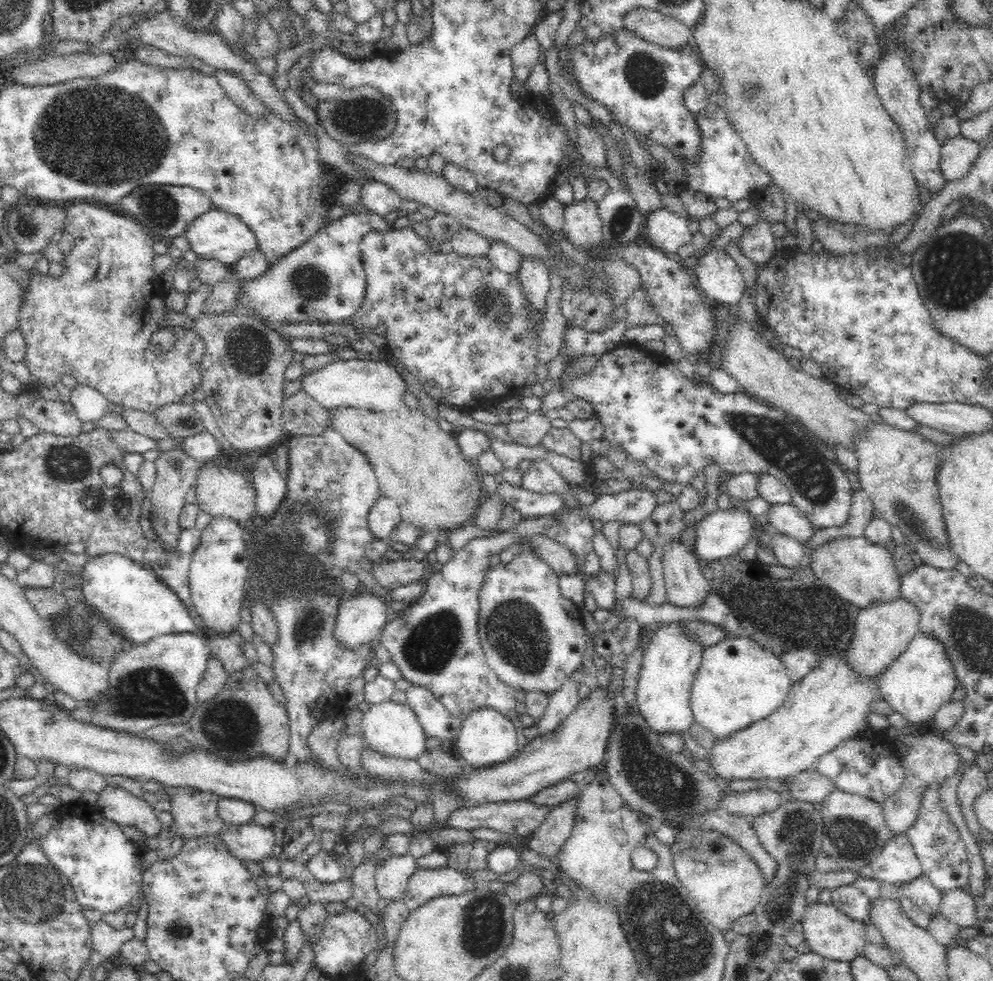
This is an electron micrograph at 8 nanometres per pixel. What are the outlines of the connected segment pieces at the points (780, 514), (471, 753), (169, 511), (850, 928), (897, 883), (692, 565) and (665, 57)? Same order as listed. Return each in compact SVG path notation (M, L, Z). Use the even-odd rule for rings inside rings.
M790 503L771 506L766 514L772 530L787 534L802 547L812 540L816 532L816 527L808 517Z
M478 709L461 720L456 736L456 756L462 758L470 768L486 770L503 765L518 754L516 729L519 725L492 709Z
M181 448L161 452L157 462L157 480L152 492L151 509L149 519L151 520L151 529L156 534L157 545L162 549L165 556L179 552L180 534L183 532L180 526L180 514L184 504L185 496L192 486L196 486L202 465L192 460Z
M817 901L807 904L806 914L801 920L804 925L805 940L811 952L835 962L851 962L862 957L868 944L862 921L848 918L836 910L832 903L819 903Z
M898 835L884 846L875 861L854 871L854 875L869 875L879 882L892 884L900 891L923 877L923 869L907 836Z
M680 539L666 544L662 564L665 603L680 611L700 611L710 596L709 582Z
M622 26L599 37L586 35L578 44L566 41L558 51L556 66L584 100L602 106L623 133L636 138L640 148L660 146L687 166L702 160L701 126L682 99L706 67L692 42L679 47L655 45Z

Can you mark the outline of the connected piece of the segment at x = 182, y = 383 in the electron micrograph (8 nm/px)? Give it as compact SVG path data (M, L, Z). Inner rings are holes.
M93 202L76 203L64 209L63 224L64 228L68 229L74 235L74 246L71 246L67 251L62 252L62 274L58 278L46 275L41 275L37 270L29 271L29 281L23 306L20 307L18 313L18 324L25 335L28 351L24 358L23 364L33 374L33 379L44 381L46 386L54 384L53 387L59 387L59 377L63 375L70 376L76 386L85 385L91 386L100 393L102 399L106 403L121 406L123 409L142 410L143 412L153 414L164 404L174 404L181 402L186 396L193 395L196 390L200 390L203 384L203 359L206 351L204 338L197 332L195 326L184 326L184 322L174 324L172 318L172 310L166 307L166 293L161 283L159 282L158 272L154 270L154 256L156 254L152 250L154 240L150 232L136 218L127 218L127 216L115 214L105 206L94 204ZM161 331L170 331L172 333L172 344L164 353L156 353L151 350L151 339L154 334Z

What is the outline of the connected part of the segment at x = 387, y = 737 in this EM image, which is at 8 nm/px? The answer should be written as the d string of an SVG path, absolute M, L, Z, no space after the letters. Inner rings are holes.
M390 699L372 704L369 710L363 713L361 727L366 744L372 746L375 752L417 760L426 751L426 739L429 736L420 723L420 717L408 701L400 704Z

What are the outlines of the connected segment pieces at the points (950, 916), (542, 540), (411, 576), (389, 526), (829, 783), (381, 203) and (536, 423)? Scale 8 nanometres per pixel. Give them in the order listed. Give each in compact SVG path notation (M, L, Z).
M967 890L953 891L942 896L940 912L948 922L955 924L958 928L976 927L974 902Z
M536 536L528 542L532 542L532 545L540 550L542 558L559 575L579 574L581 564L578 562L578 555L572 553L568 547L560 546L545 536Z
M415 559L383 560L373 564L377 584L388 591L397 586L424 582L430 574L429 565Z
M380 494L370 507L367 529L373 541L383 540L385 542L400 521L401 510L397 502Z
M815 767L806 770L800 776L790 778L790 781L794 783L794 786L792 786L792 792L787 795L787 800L802 799L812 805L823 805L824 800L832 792L839 790L832 778Z
M368 181L360 184L358 200L362 210L371 210L379 215L386 215L402 206L401 198L387 184Z
M541 409L526 414L522 420L507 423L516 442L534 446L541 442L542 435L551 427L551 419Z

